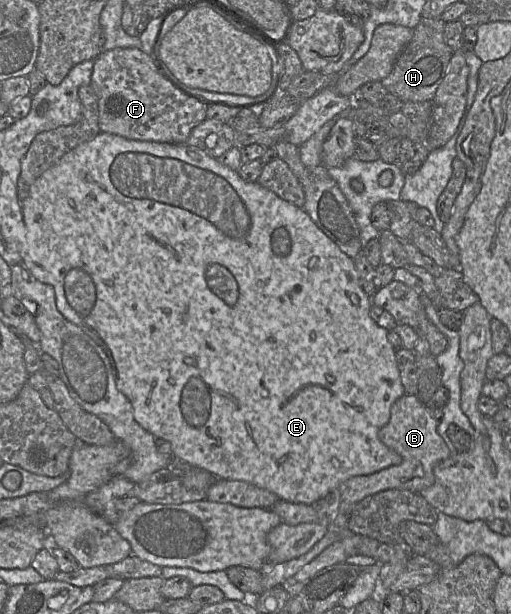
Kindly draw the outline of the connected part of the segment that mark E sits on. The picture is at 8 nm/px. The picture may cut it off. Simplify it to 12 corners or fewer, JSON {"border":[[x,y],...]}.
{"border":[[100,132],[21,257],[172,458],[312,505],[399,465],[354,259]]}

